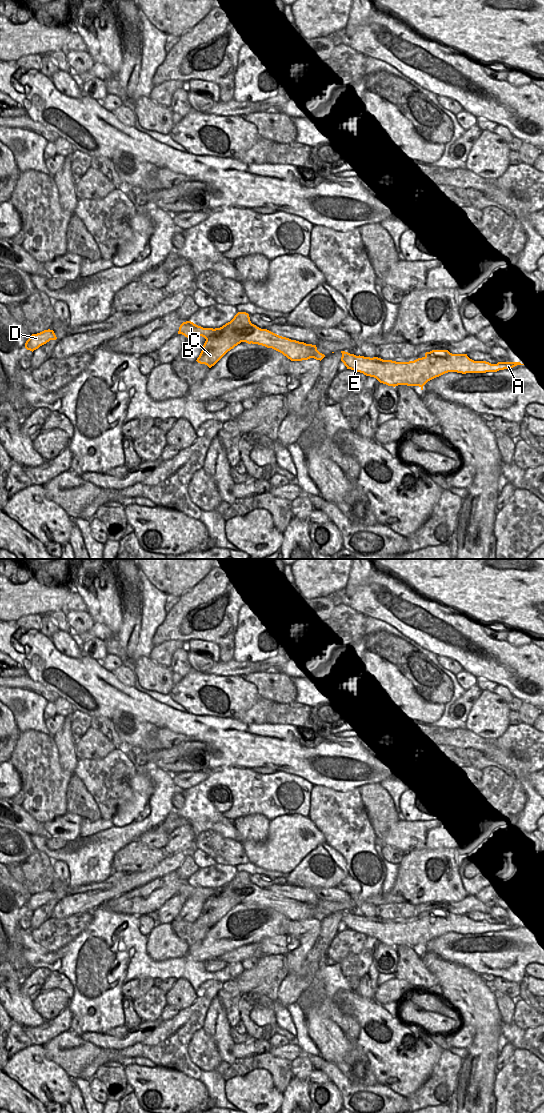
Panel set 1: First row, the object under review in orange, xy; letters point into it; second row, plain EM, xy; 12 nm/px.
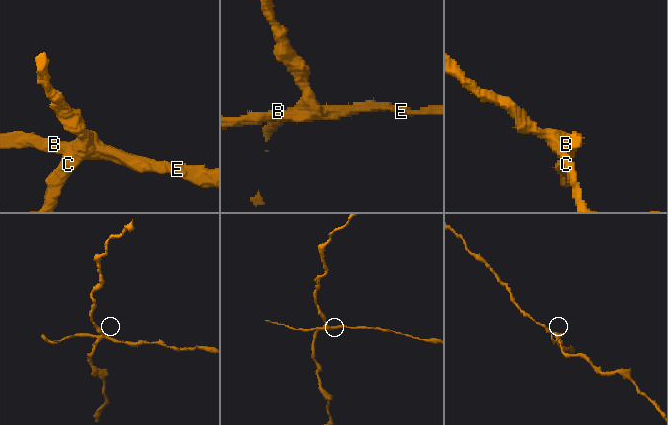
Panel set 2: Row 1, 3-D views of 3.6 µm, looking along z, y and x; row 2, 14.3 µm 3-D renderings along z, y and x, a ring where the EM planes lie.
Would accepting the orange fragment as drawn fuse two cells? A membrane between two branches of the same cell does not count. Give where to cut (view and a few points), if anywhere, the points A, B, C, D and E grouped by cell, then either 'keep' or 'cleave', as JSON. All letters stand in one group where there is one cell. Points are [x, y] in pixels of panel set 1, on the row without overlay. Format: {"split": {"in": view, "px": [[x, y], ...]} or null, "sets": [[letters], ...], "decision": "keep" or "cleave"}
{"split": {"in": "xy", "px": [[206, 900], [216, 897], [228, 902], [247, 897], [251, 902]]}, "sets": [["A", "B", "D", "E"], ["C"]], "decision": "cleave"}

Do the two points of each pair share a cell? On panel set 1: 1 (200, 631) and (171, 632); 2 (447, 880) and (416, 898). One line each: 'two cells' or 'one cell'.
1: one cell
2: one cell

